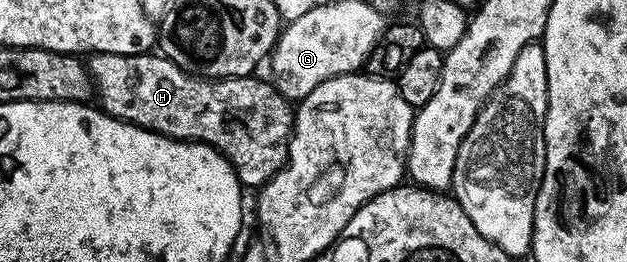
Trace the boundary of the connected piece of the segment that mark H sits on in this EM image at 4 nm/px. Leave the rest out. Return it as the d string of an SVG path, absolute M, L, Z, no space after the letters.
M151 52L148 54L133 54L132 56L120 56L119 54L91 54L88 58L88 69L90 78L94 81L97 101L100 103L101 109L107 114L111 114L114 118L119 118L122 122L131 122L134 126L143 126L145 130L151 130L157 134L163 134L169 138L179 138L181 142L206 142L212 148L216 148L228 160L228 164L232 164L232 168L236 172L238 181L243 187L261 188L265 186L268 180L272 180L272 176L276 176L276 172L280 172L286 165L286 158L290 154L290 137L294 131L294 111L291 99L285 98L276 87L273 81L266 82L259 76L251 76L248 78L197 78L194 74L190 74L187 70L182 70L176 64L172 64L172 60L163 58L161 53Z

